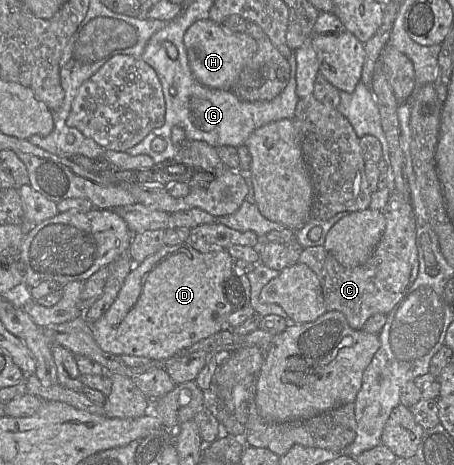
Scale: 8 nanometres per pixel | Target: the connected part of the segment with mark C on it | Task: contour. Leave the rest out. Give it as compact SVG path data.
M398 191L391 192L382 213L386 219L385 231L369 259L358 267L341 265L324 246L304 248L299 263L306 264L318 277L325 301L326 311L343 313L352 329L362 329L366 321L377 313L388 315L402 299L407 289L414 283L419 272L418 248L416 243L416 216L411 198L404 198Z

